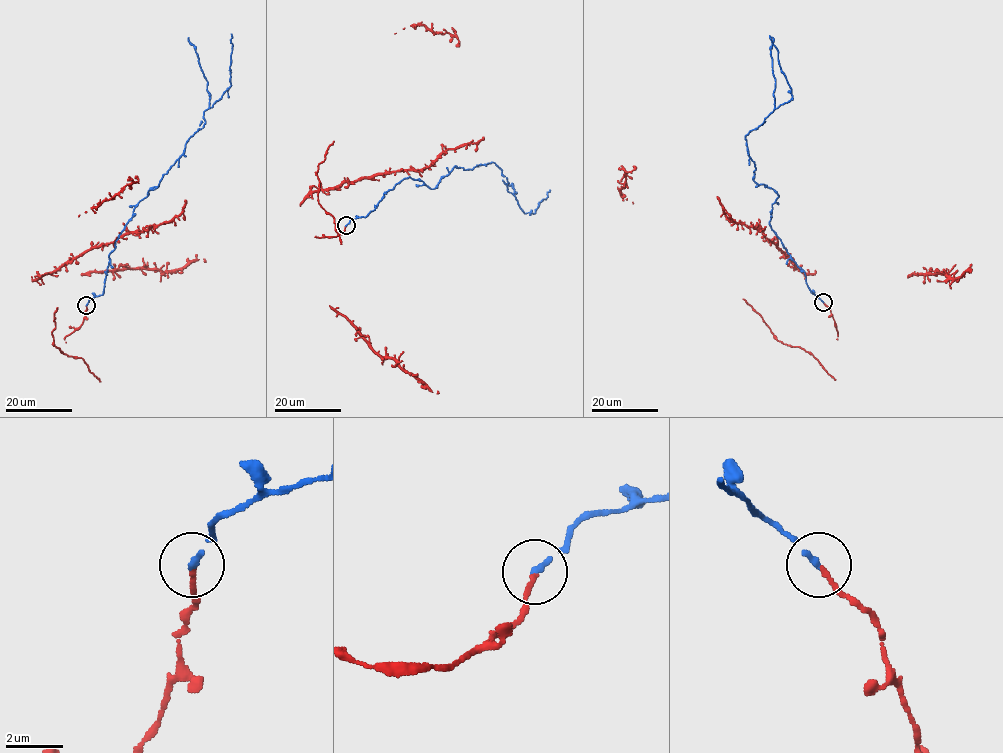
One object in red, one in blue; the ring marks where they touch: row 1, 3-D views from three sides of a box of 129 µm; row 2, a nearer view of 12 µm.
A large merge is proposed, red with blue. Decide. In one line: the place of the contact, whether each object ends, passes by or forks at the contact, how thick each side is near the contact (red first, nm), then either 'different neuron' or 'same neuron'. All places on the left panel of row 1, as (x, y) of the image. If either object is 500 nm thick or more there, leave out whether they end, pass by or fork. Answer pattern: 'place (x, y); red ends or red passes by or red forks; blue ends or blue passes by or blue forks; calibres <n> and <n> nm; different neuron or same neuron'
place (86, 305); red ends; blue ends; calibres 160 and 200 nm; same neuron

